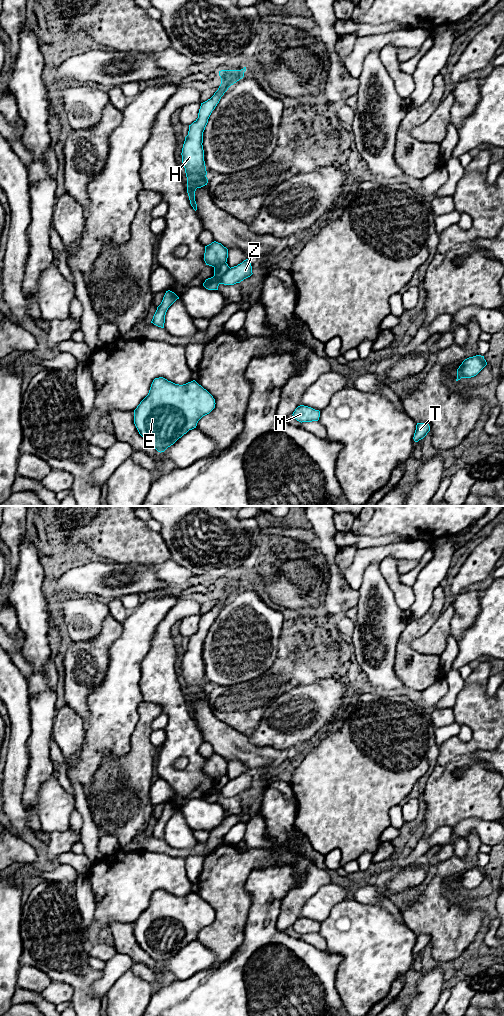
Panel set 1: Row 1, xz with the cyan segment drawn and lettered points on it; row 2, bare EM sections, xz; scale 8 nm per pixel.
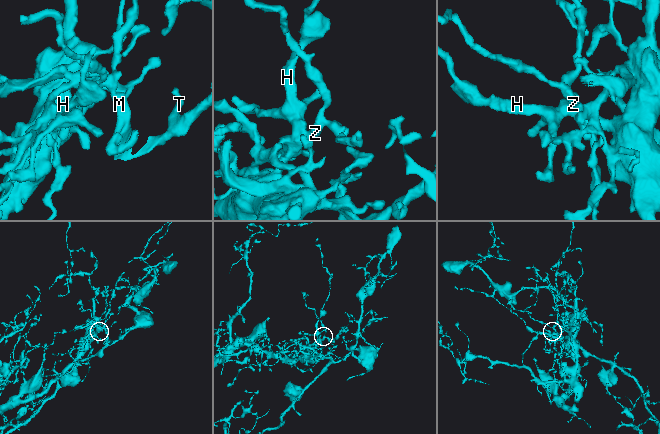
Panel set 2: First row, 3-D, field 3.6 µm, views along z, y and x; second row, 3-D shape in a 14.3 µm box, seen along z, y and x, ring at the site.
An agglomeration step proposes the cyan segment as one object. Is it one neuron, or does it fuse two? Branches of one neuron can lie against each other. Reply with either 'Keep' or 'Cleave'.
Cleave

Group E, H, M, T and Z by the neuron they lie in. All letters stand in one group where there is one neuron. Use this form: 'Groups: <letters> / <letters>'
Groups: E H Z / M T

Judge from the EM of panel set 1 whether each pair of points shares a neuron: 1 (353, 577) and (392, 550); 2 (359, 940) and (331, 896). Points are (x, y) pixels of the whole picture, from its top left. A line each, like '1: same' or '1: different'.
1: same
2: different

